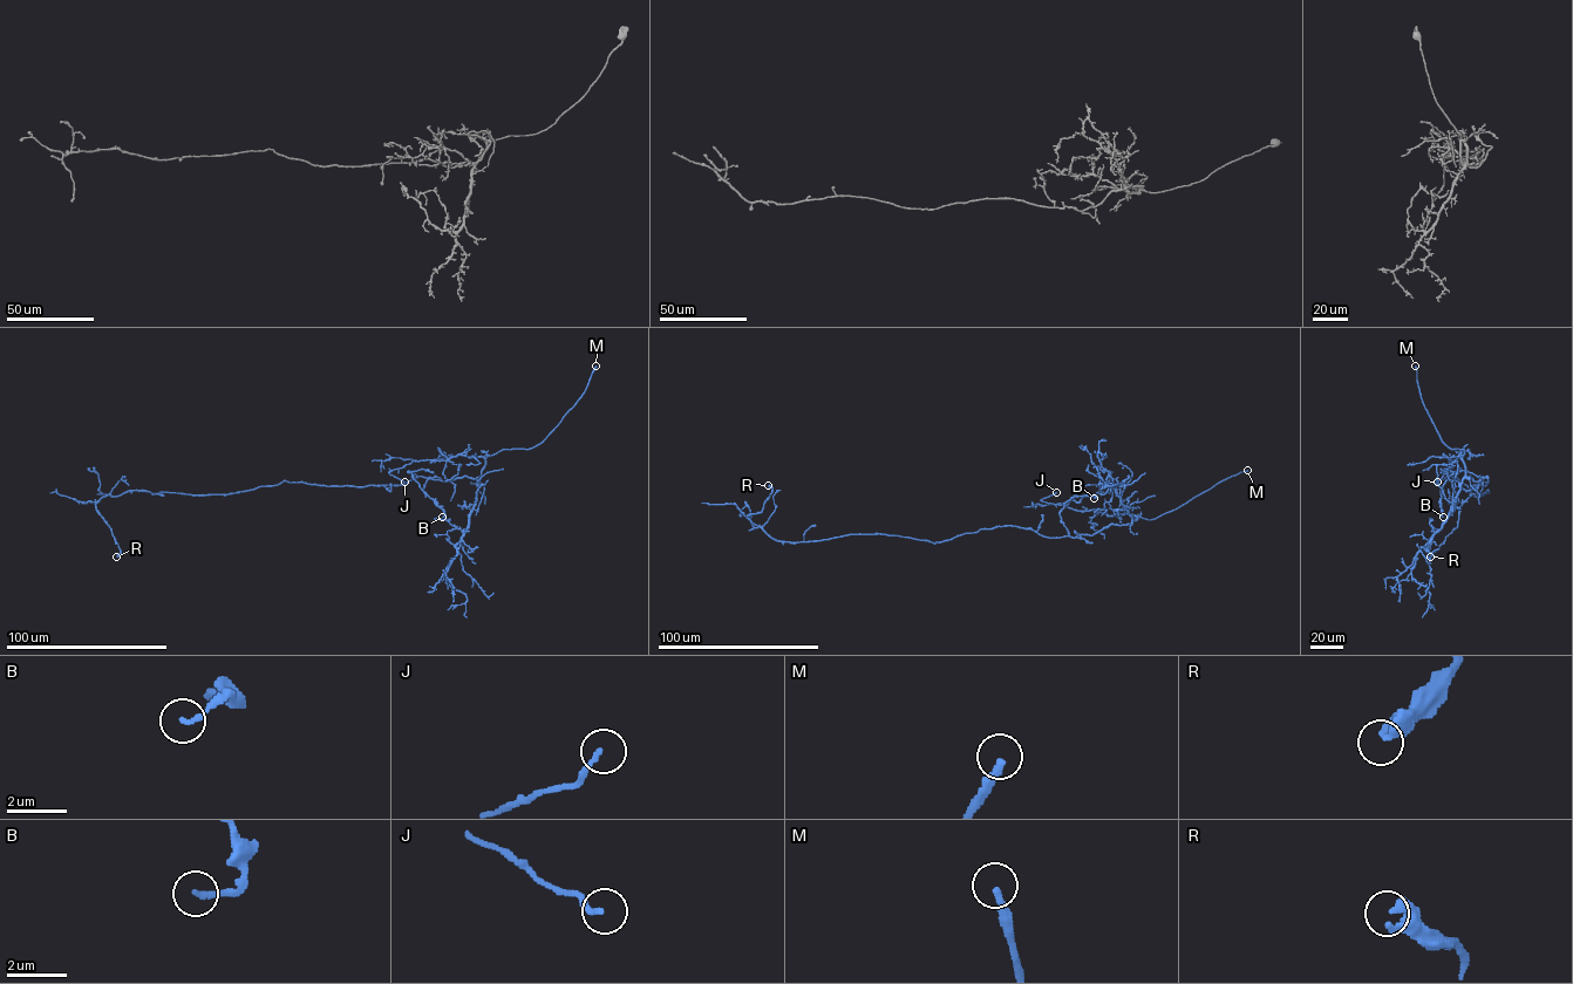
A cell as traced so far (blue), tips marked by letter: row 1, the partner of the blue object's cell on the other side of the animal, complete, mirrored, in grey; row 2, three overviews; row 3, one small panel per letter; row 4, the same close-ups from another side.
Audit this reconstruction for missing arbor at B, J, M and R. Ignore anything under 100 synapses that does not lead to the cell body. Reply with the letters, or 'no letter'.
M

